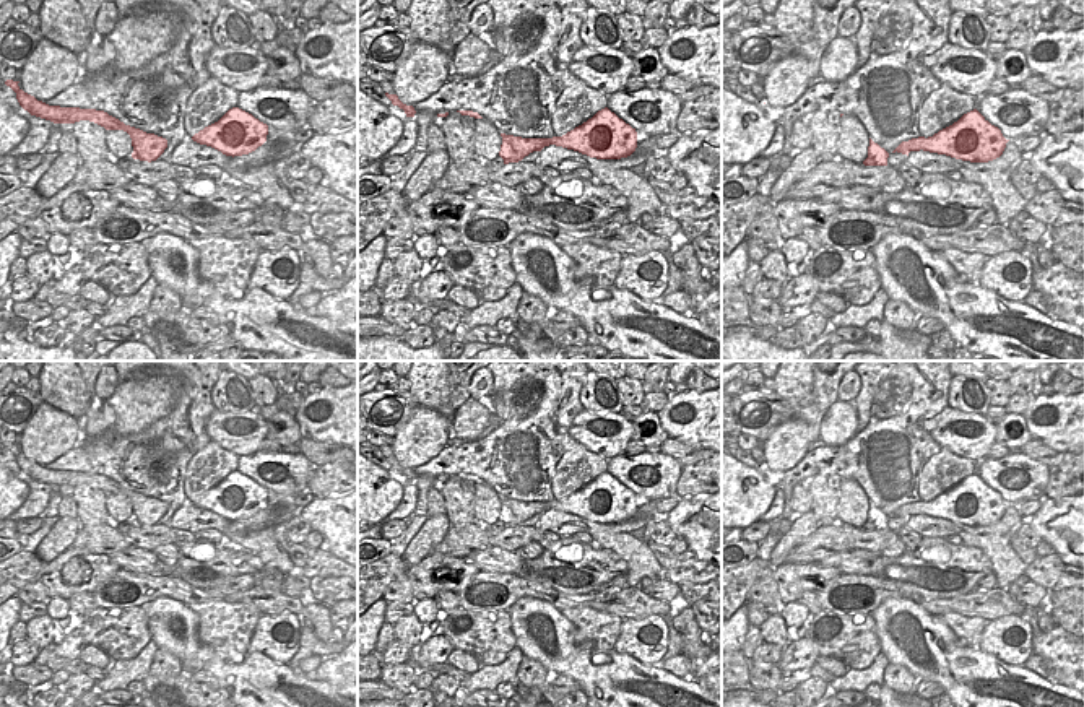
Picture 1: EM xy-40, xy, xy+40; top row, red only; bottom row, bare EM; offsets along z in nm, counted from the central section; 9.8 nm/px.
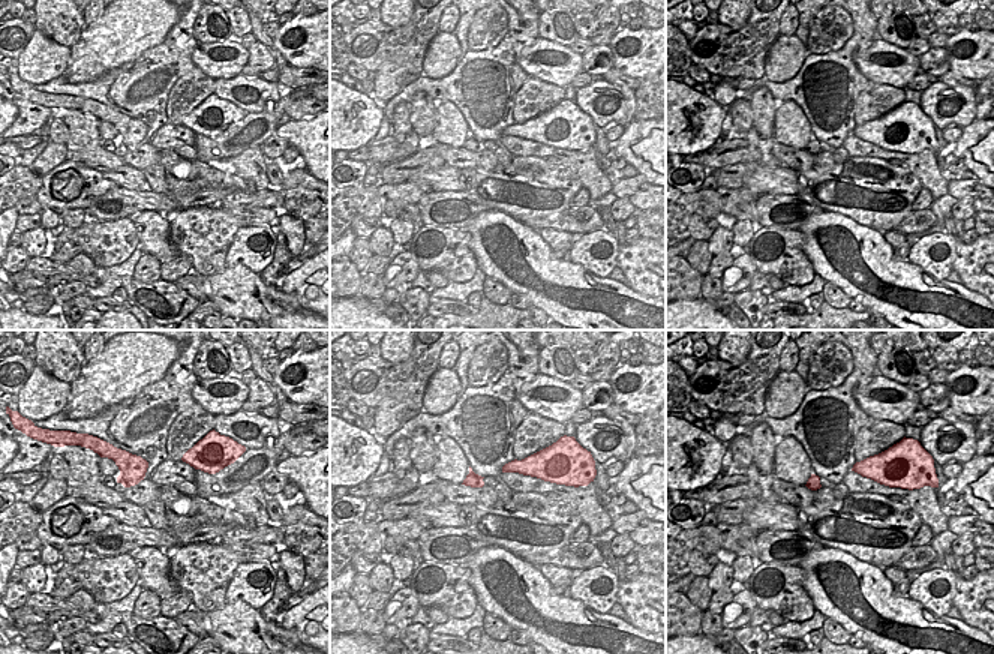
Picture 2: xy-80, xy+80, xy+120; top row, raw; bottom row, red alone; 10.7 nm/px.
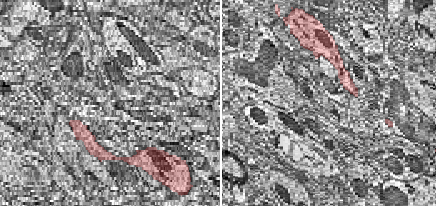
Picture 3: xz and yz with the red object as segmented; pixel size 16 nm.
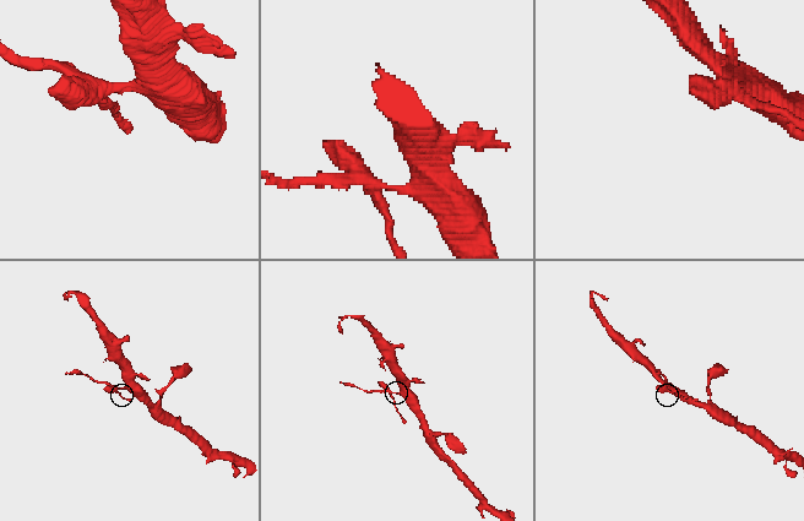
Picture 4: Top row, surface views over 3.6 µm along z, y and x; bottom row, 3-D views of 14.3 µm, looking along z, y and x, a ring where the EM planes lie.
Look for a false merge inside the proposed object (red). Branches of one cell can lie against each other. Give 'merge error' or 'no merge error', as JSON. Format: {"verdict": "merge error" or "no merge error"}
{"verdict": "merge error"}

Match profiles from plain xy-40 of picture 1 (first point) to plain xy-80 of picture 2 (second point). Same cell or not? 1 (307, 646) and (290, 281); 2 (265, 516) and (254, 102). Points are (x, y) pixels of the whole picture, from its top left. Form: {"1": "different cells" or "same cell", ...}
{"1": "different cells", "2": "different cells"}

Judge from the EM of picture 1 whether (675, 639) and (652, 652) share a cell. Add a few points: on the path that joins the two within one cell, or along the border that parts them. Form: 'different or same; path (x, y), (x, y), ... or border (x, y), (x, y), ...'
different; border (663, 616), (667, 652), (660, 662)

